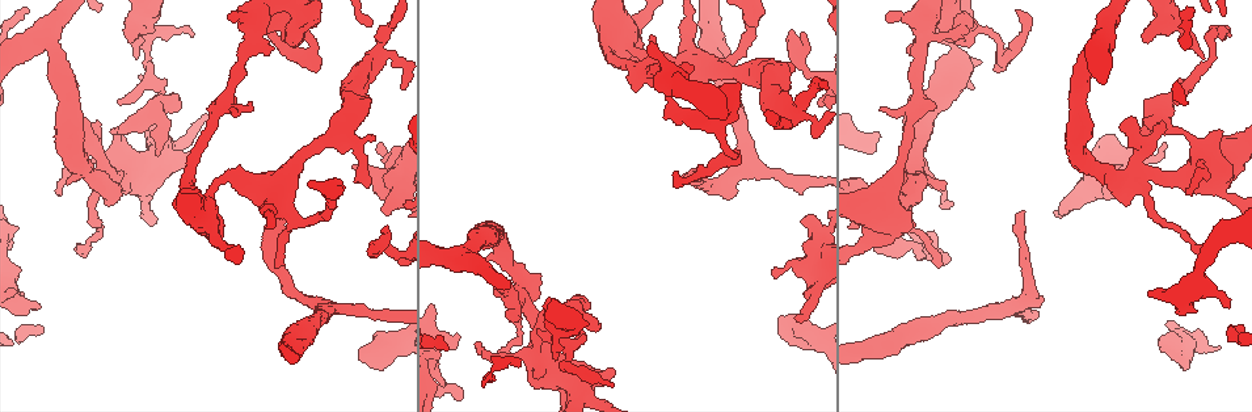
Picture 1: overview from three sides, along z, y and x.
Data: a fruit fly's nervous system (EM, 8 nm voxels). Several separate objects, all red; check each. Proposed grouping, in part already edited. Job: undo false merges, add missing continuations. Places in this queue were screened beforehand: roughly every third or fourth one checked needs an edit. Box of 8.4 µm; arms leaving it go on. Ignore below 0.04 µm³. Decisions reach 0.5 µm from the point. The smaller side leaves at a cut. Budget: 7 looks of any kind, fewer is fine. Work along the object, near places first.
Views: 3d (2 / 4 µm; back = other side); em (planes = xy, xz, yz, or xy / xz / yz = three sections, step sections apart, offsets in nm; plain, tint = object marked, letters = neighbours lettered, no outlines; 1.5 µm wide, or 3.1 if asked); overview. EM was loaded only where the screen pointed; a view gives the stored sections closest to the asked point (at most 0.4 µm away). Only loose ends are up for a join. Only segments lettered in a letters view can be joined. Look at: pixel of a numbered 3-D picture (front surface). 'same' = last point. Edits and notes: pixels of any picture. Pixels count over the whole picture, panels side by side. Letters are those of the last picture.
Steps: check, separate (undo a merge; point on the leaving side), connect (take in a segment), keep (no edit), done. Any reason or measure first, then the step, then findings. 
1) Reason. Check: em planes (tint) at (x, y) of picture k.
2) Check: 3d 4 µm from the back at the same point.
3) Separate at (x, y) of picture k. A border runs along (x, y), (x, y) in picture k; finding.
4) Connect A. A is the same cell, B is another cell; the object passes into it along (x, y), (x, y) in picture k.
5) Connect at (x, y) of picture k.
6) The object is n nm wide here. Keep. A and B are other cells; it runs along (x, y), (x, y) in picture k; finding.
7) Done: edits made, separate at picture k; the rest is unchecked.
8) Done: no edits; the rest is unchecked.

An open end. Check: em xz step 8 (tint) at (1022, 210) of picture 1.

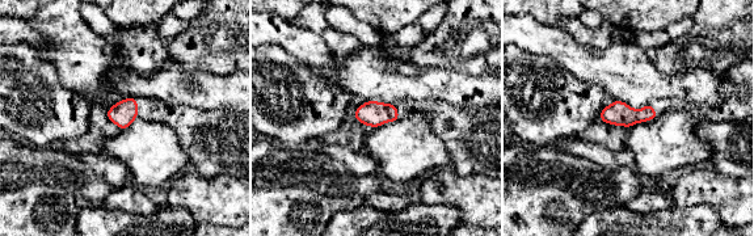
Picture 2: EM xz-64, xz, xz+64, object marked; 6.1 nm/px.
Cut it another way. Check: em planes (letters) at the same point.

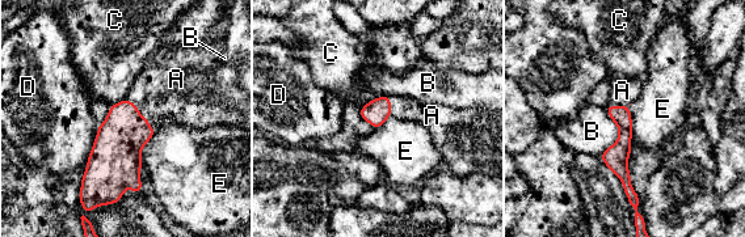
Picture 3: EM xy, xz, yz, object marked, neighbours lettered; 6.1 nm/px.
The object is 120 nm wide here. Connect A. A is the same cell, B, C, D and E are other cells; the object passes into it along (120, 139), (139, 114), (167, 84) in picture 3; it goes on there.

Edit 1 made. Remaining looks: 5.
Check: overview.

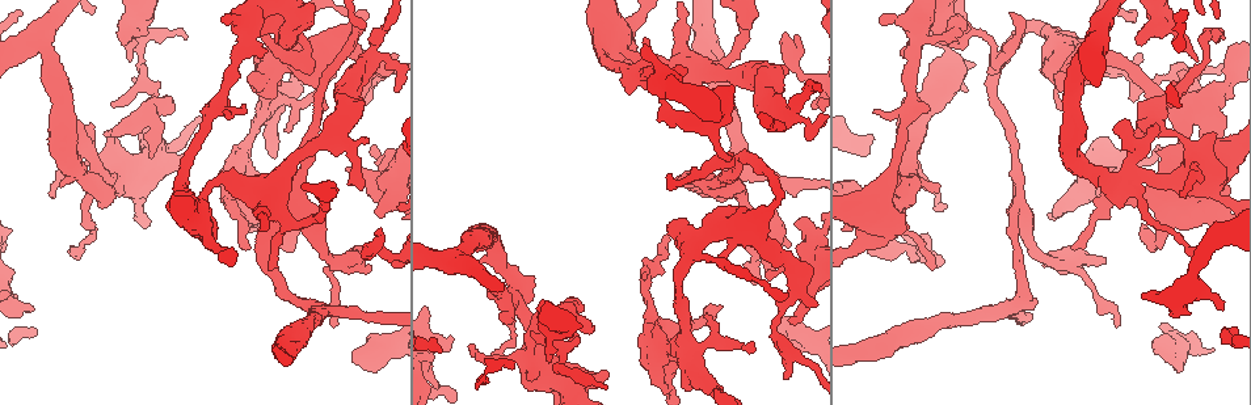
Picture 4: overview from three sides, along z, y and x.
Thick turns thin. Check: em xy step 4 (tint) at (226, 180) of picture 4.

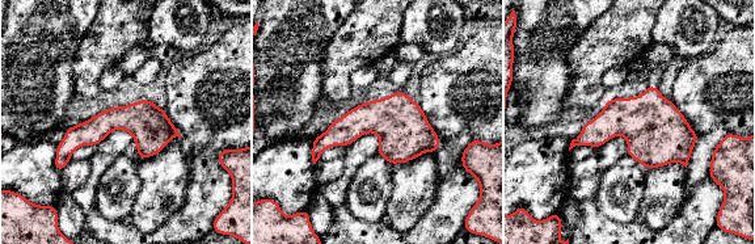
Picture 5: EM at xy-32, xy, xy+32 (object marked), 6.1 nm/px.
Check: em xz step 8 (tint) at the same point.

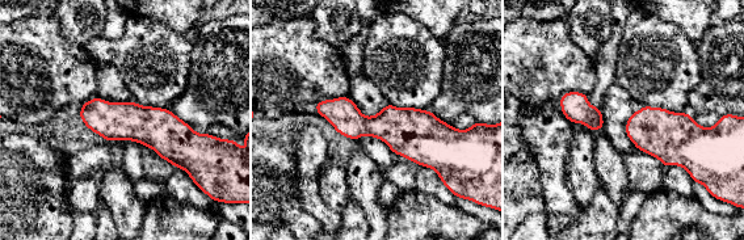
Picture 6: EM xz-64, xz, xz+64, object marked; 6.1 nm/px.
See the neighbours. Check: em xz step 8 (letters) at the same point.

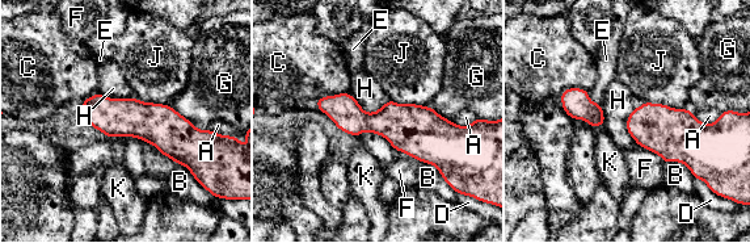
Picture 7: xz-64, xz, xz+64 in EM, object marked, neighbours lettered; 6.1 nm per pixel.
Keep. A, B, C, D, E, F, G, H, J and K are other cells; it runs along (320, 101), (354, 121), (455, 129) in picture 7; one neuron here.

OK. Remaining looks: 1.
An open end. Check: em planes (letters) at (793, 323) of picture 4.

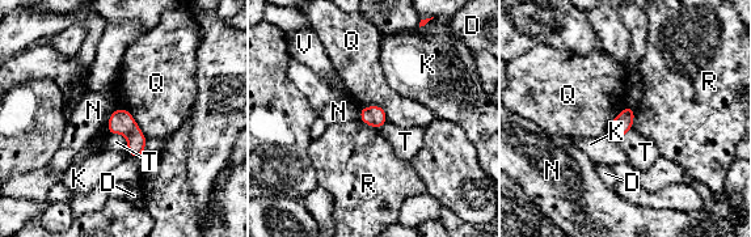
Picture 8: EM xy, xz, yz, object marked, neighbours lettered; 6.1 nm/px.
Keep. D, K, N, Q, R, T and V are other cells; a border runs along (635, 110), (631, 128) in picture 8; none of them fits.

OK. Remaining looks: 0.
Done: edits made, connect at picture 3; the rest is unchecked.

